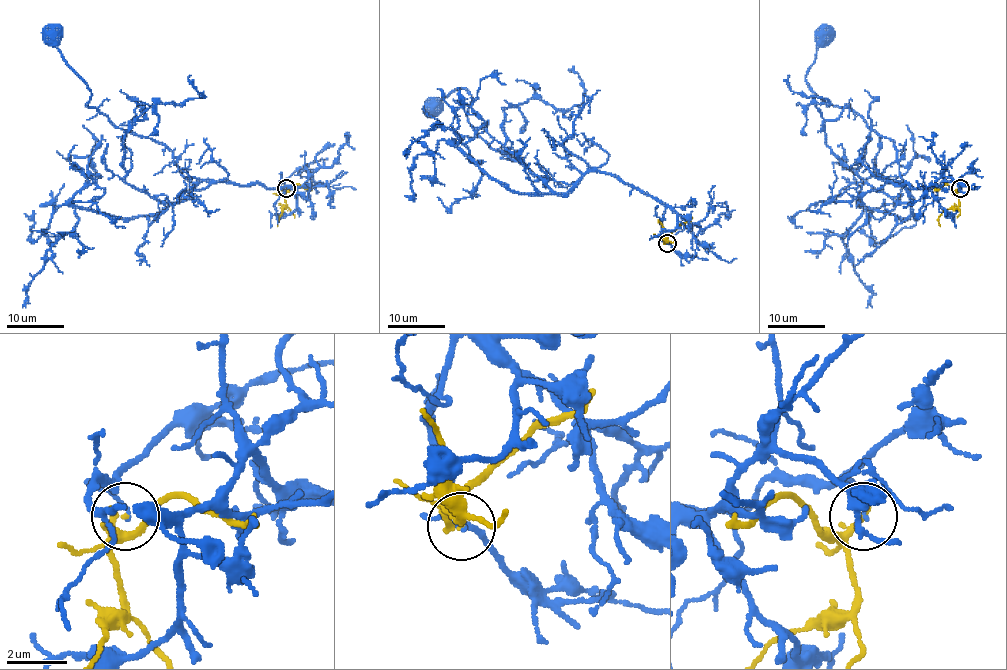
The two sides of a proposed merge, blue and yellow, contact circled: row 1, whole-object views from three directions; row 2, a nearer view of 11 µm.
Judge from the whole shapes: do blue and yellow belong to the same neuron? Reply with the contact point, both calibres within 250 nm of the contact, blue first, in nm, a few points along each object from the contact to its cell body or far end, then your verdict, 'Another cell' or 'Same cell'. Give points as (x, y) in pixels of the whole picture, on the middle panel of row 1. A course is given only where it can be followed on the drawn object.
Place: (667, 243). Thickness 110 nm (blue) against 200 nm. Course of blue: (666, 244), (662, 204), (609, 174), (585, 171), (571, 184), (535, 175), (478, 134), (463, 87), (436, 106). Course of yellow: (666, 242), (662, 224), (658, 222). Another cell

